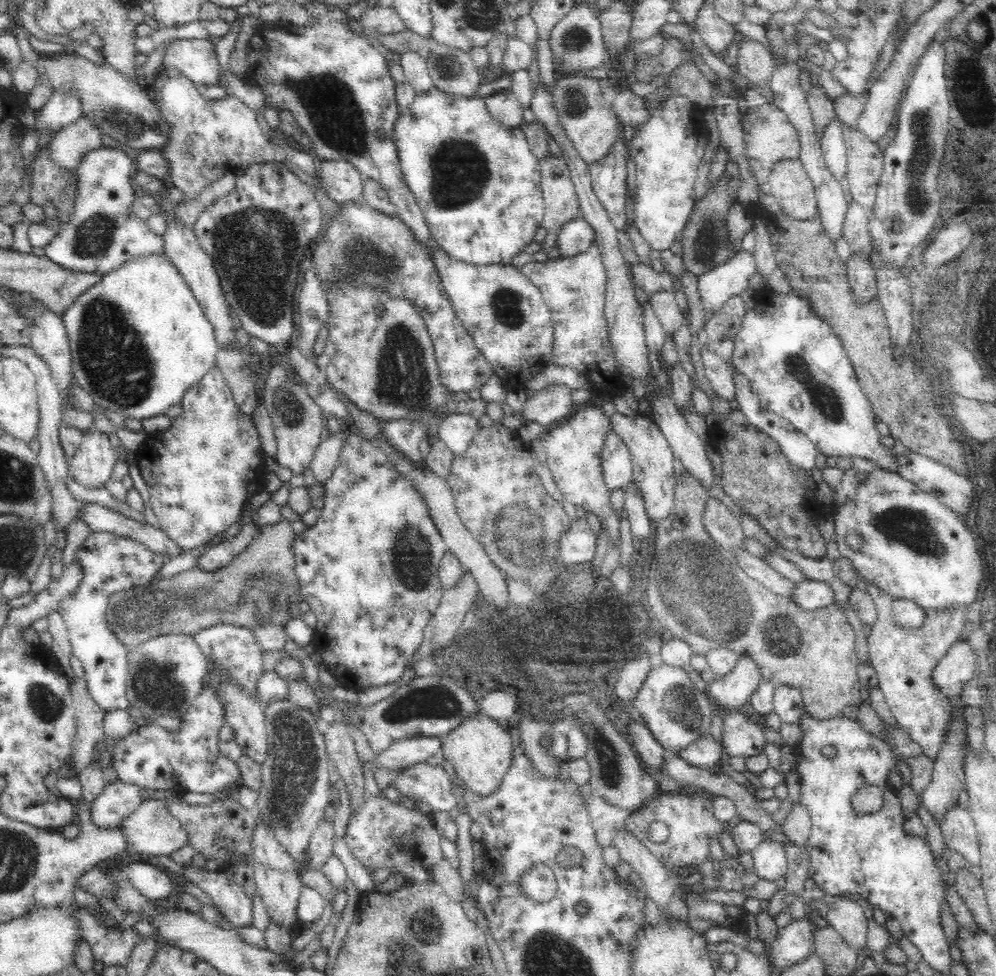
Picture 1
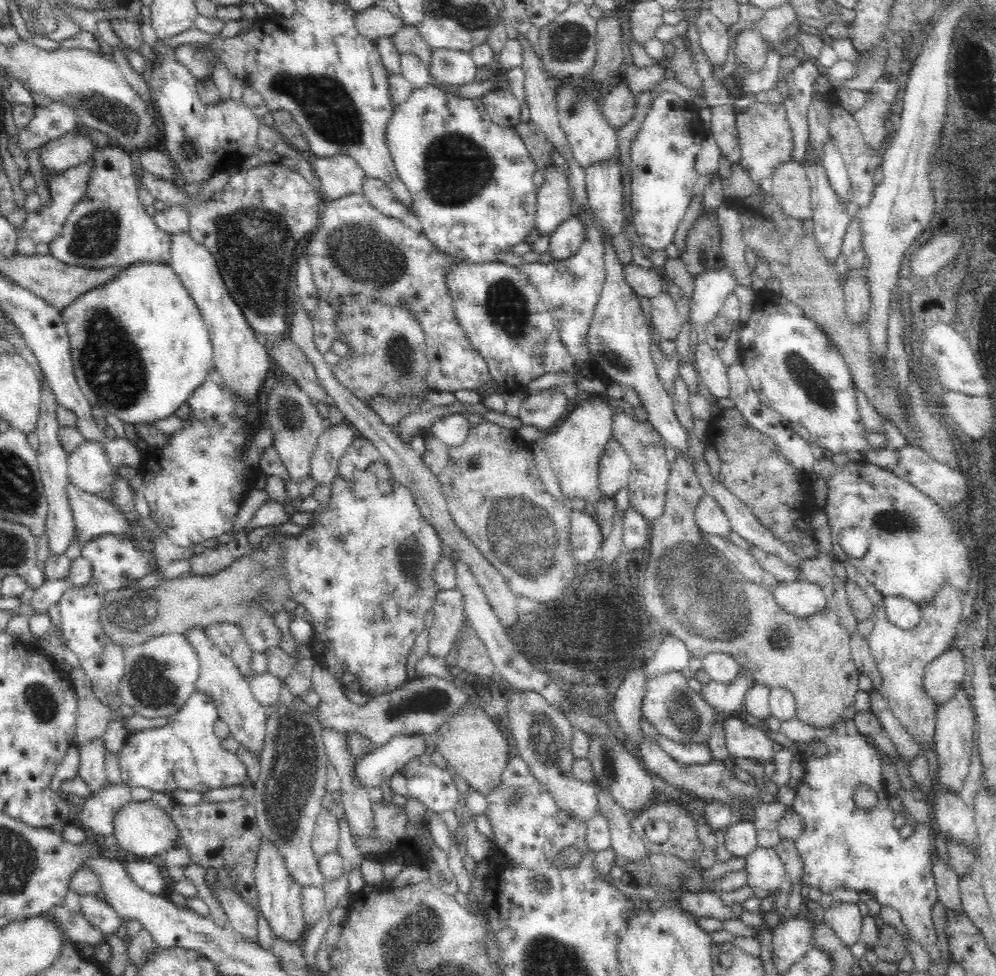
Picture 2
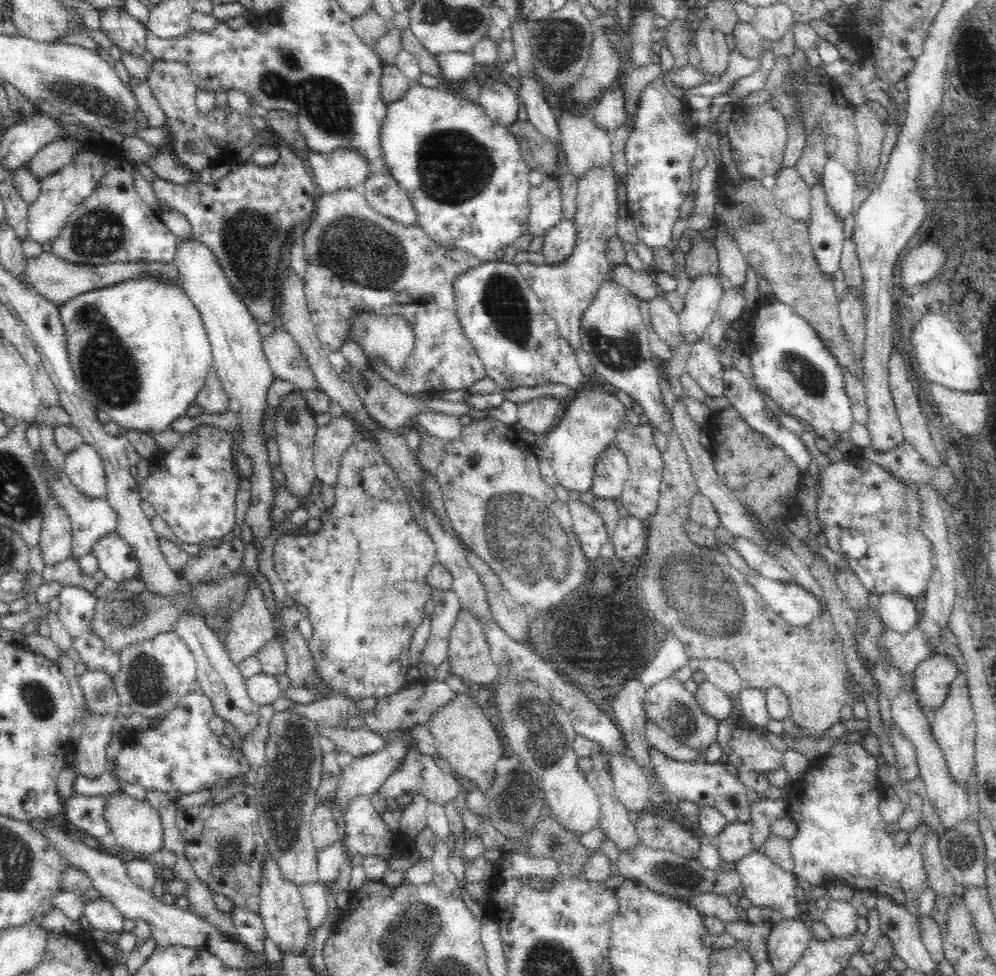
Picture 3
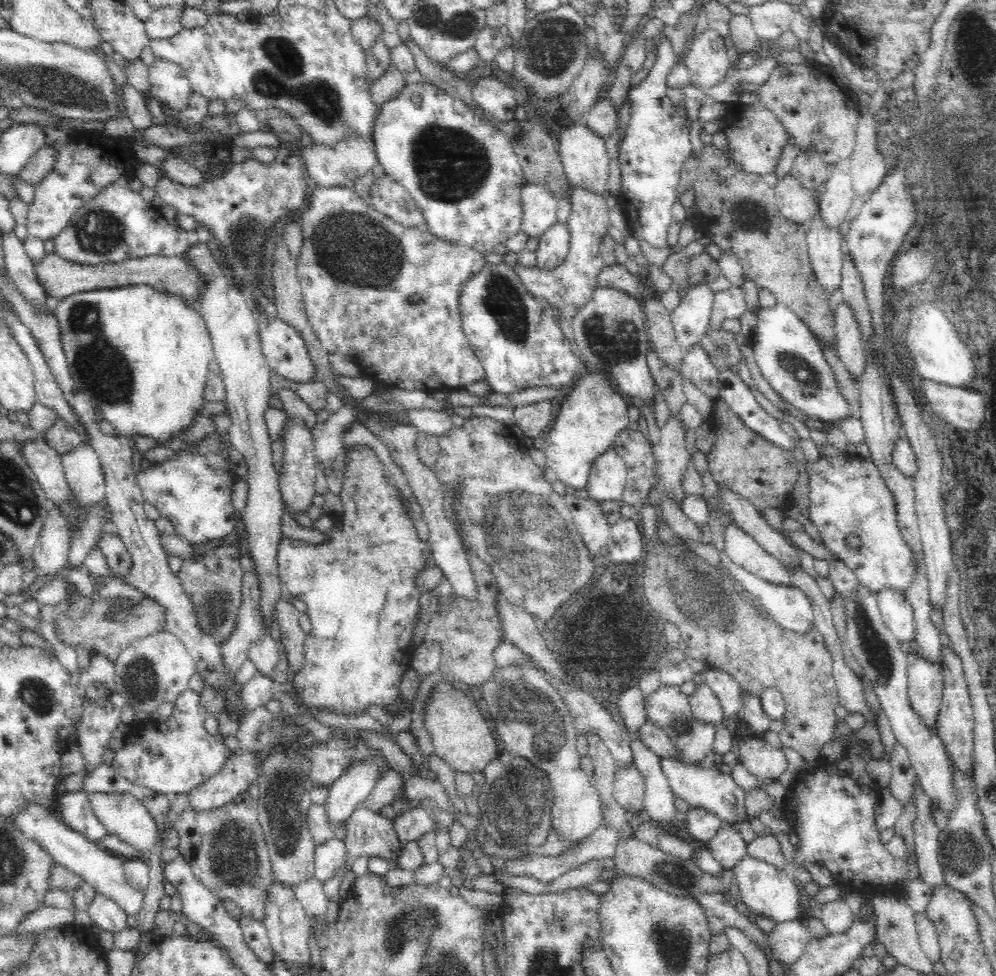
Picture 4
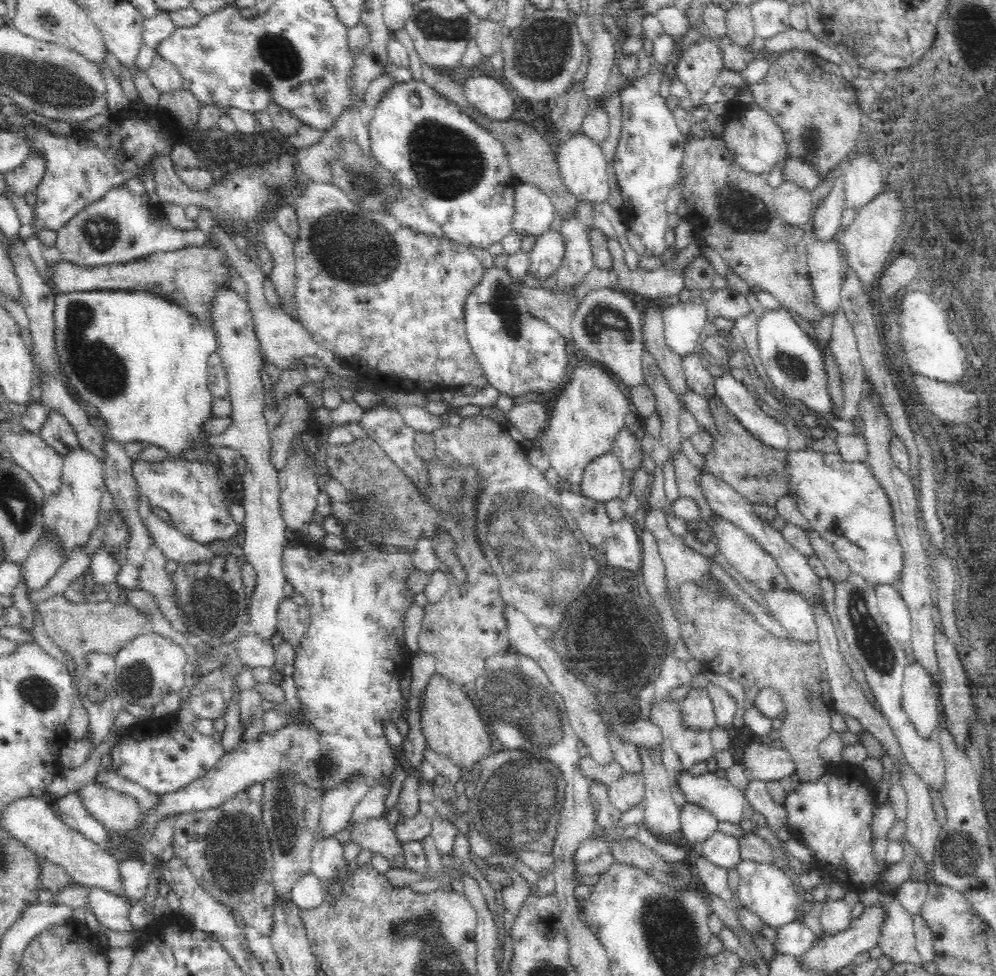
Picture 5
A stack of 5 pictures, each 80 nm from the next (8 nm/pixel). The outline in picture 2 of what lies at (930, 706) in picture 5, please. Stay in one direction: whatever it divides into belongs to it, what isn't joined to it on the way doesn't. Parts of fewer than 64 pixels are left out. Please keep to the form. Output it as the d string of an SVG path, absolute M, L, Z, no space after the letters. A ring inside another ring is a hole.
M950 646L924 666L922 690L933 704L943 705L952 698L959 682L964 679L965 672L969 670L966 662L966 658Z

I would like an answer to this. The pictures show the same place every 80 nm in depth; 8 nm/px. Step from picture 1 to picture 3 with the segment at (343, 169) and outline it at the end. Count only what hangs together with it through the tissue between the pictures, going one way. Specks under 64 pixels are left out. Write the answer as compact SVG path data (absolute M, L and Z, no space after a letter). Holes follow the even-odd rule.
M306 148L302 158L318 191L330 192L340 189L361 189L366 182L366 178L371 175L369 172L371 162L356 148L354 150L353 148L336 148L332 152L315 152Z

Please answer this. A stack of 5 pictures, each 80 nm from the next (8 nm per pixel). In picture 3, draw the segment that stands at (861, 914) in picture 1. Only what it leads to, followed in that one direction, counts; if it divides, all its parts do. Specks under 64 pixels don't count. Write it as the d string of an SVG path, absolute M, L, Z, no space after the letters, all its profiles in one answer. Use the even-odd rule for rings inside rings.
M832 899L819 917L830 929L832 937L847 937L857 929L858 913L850 902Z

